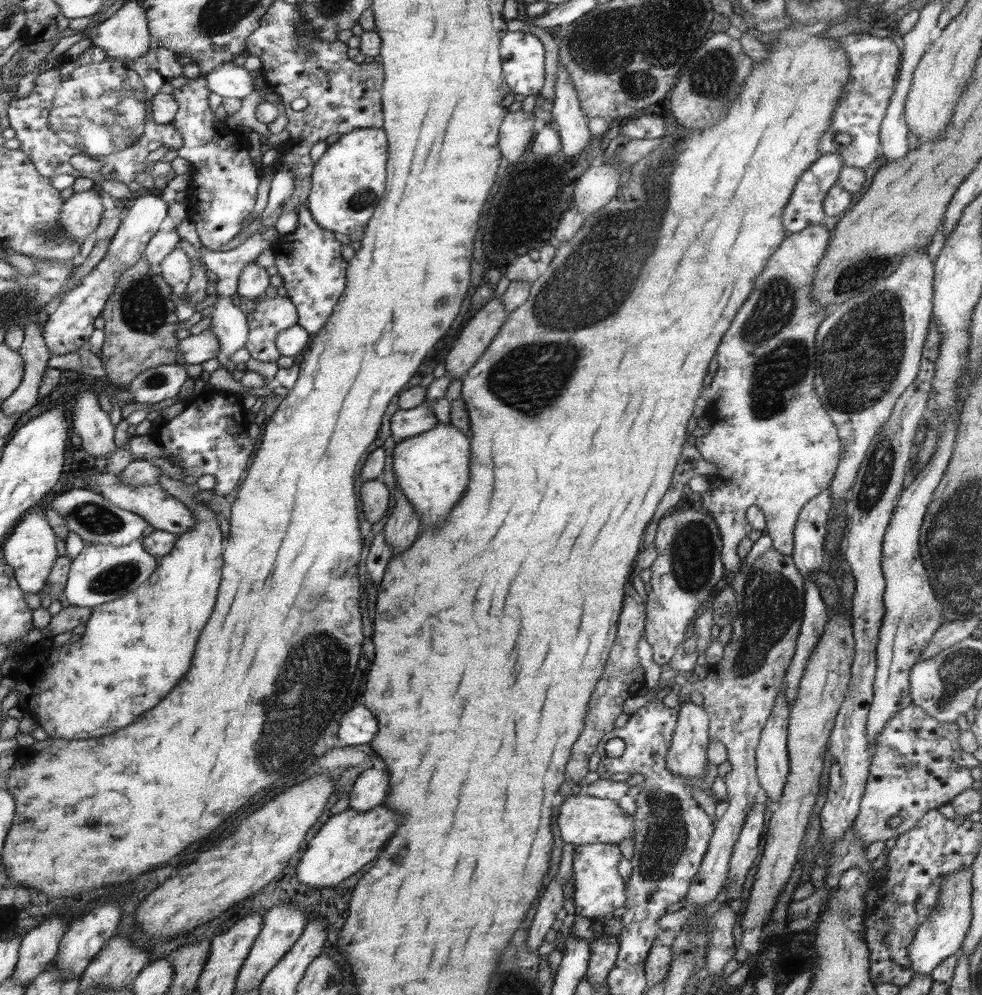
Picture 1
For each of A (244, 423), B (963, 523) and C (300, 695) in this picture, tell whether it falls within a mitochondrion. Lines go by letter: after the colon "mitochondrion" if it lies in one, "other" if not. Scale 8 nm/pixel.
A: other
B: mitochondrion
C: mitochondrion

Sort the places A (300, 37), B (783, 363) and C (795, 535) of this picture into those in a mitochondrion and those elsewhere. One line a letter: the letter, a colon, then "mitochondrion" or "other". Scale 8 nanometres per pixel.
A: mitochondrion
B: mitochondrion
C: other

